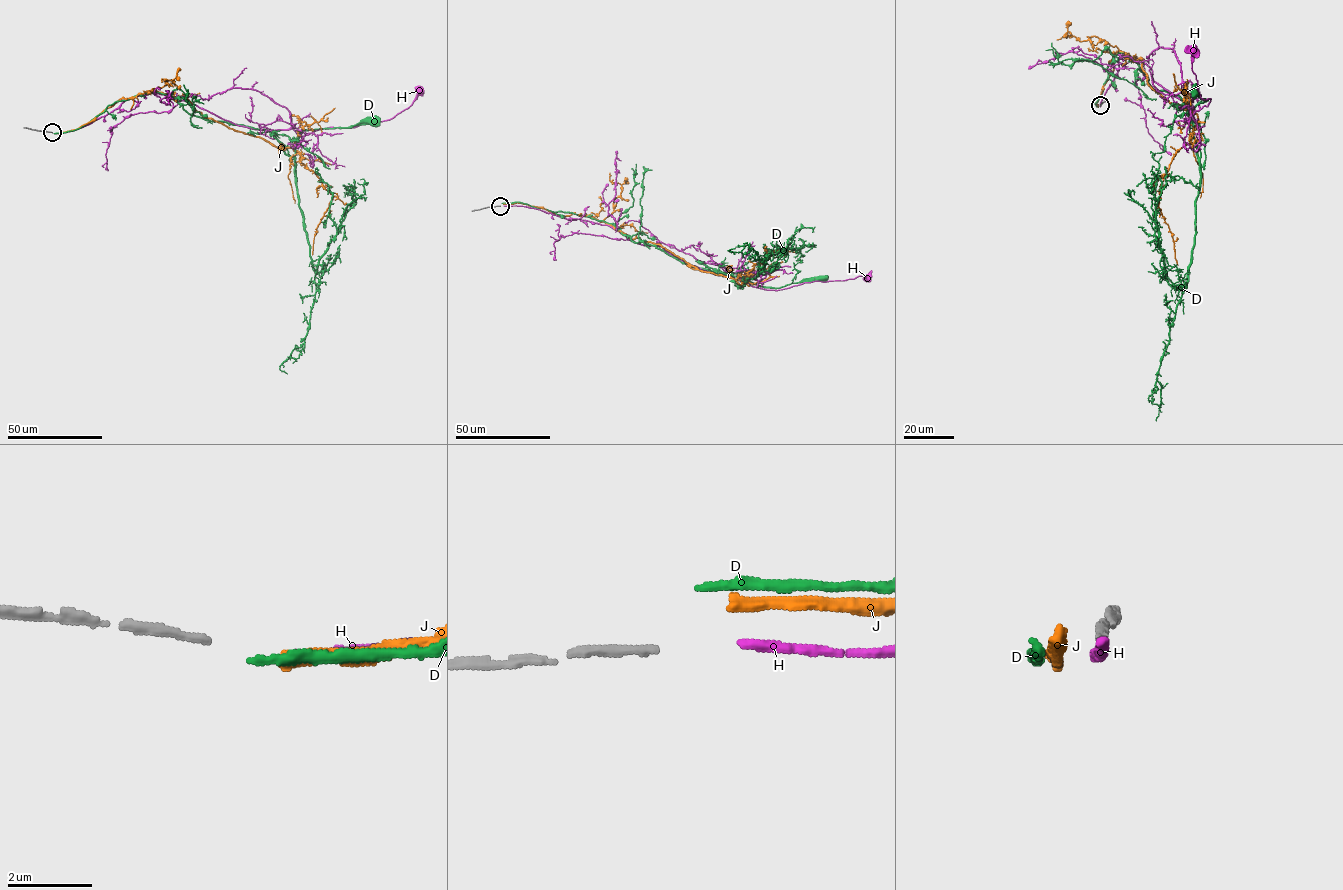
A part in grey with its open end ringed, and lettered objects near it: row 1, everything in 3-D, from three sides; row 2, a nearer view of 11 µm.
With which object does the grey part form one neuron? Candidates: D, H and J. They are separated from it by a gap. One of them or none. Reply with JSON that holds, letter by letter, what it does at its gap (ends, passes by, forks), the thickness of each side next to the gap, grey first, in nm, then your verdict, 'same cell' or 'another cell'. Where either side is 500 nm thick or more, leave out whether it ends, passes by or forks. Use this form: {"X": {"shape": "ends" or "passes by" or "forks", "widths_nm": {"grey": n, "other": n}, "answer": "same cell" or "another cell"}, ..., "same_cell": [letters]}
{"D": {"shape": "ends", "widths_nm": {"grey": 200, "other": 180}, "answer": "another cell"}, "H": {"shape": "ends", "widths_nm": {"grey": 200, "other": 240}, "answer": "same cell"}, "J": {"shape": "ends", "widths_nm": {"grey": 200, "other": 320}, "answer": "another cell"}, "same_cell": ["H"]}

